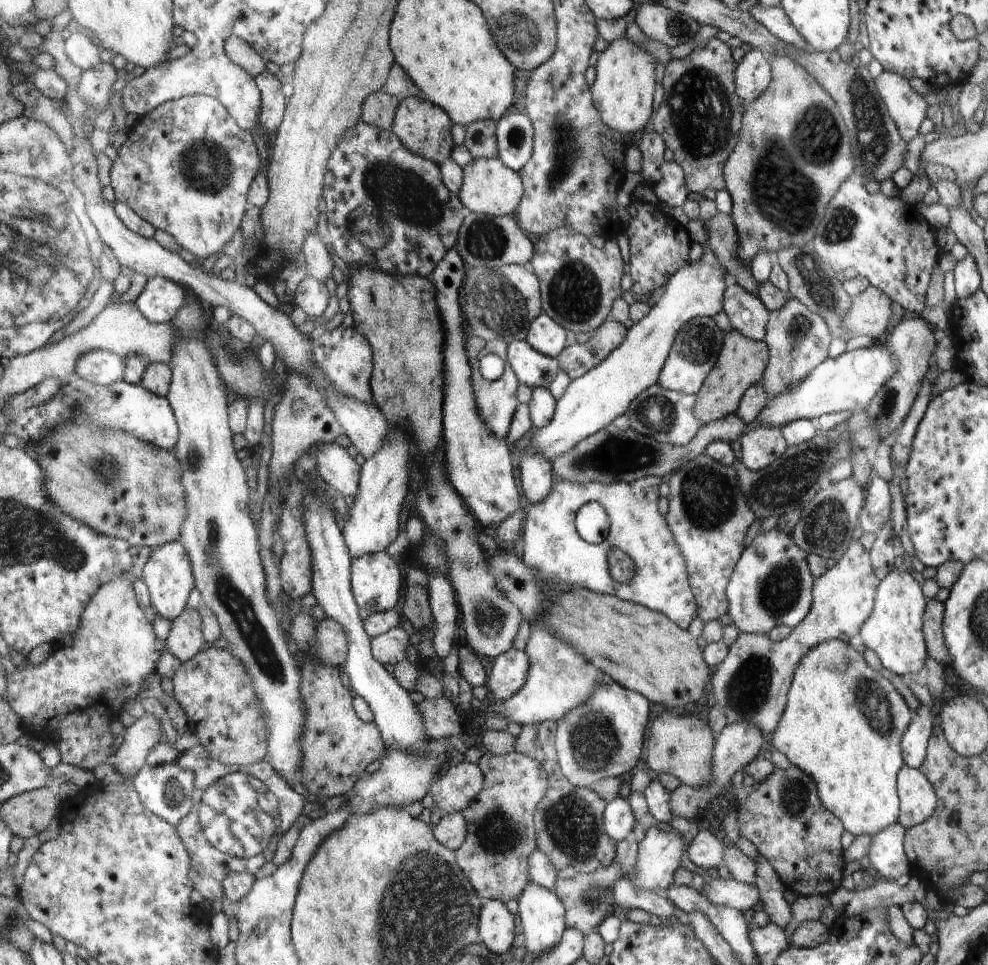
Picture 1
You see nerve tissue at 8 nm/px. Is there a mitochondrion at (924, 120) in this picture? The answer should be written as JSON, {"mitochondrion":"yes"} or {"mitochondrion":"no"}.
{"mitochondrion":"no"}

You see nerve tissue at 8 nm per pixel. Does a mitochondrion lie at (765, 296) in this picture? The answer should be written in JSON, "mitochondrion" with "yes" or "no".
{"mitochondrion":"no"}

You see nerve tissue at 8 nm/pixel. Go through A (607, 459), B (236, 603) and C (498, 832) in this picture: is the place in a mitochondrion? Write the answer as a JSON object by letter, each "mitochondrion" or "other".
{"A":"mitochondrion","B":"mitochondrion","C":"mitochondrion"}

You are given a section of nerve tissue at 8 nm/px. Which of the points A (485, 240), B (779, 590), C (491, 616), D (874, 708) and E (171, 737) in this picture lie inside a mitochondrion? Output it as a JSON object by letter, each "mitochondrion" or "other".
{"A":"mitochondrion","B":"mitochondrion","C":"mitochondrion","D":"mitochondrion","E":"other"}

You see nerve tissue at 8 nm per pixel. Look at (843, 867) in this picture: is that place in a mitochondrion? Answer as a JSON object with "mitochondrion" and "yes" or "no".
{"mitochondrion":"no"}

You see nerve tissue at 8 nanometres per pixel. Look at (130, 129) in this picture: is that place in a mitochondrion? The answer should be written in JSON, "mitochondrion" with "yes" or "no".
{"mitochondrion":"no"}

